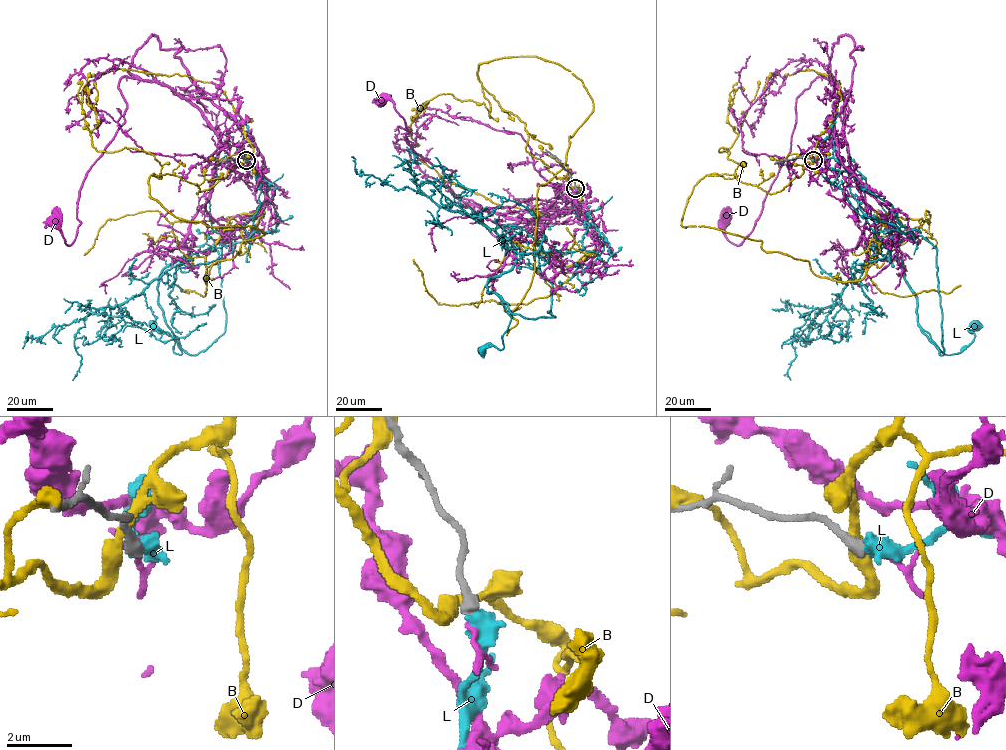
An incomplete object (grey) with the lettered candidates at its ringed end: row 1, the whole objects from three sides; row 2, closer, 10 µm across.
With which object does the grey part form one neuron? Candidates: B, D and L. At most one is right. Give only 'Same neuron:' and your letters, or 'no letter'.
Same neuron: L

